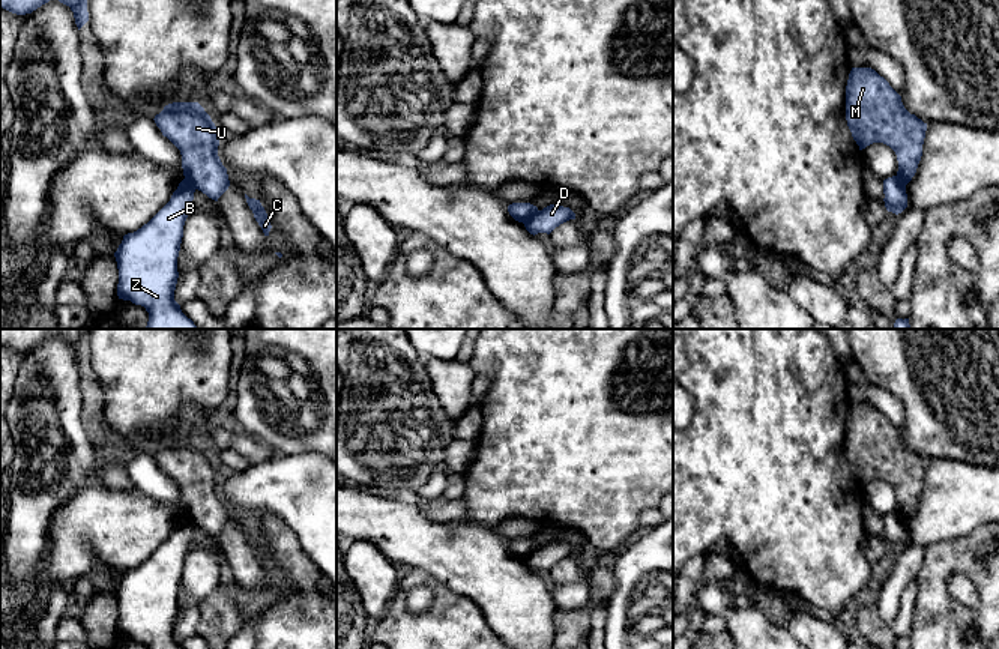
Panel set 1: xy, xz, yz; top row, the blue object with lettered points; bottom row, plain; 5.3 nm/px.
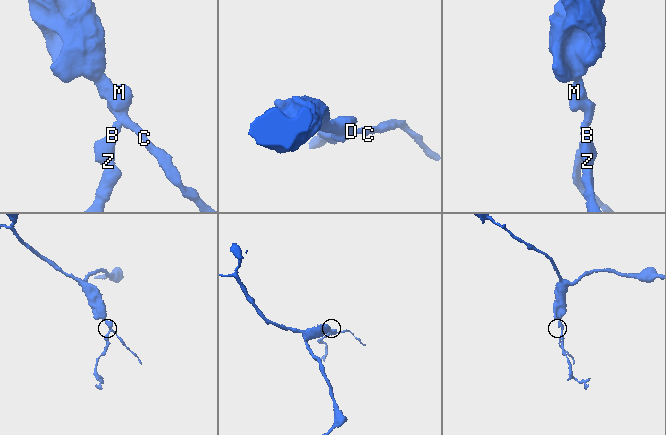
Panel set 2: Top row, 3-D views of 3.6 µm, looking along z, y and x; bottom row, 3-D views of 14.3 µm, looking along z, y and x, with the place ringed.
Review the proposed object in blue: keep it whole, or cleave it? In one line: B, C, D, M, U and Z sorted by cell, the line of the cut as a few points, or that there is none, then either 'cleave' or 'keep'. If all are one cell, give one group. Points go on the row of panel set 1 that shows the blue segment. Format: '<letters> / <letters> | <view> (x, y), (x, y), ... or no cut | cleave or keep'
B Z / C D M U | xz (538, 211), (523, 223) | cleave

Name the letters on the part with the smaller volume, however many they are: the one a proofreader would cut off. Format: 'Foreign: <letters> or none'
Foreign: B, Z

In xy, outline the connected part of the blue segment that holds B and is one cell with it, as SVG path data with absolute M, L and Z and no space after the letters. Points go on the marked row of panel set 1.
M185 177L170 201L141 228L123 236L114 252L117 296L149 312L144 329L197 329L174 300L183 225L194 209L195 188Z

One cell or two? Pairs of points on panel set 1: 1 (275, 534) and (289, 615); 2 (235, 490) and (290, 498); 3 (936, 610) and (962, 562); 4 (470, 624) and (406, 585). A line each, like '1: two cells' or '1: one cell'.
1: one cell
2: one cell
3: one cell
4: one cell

